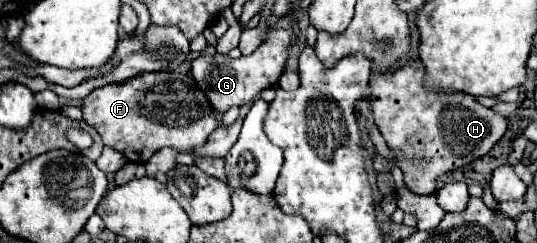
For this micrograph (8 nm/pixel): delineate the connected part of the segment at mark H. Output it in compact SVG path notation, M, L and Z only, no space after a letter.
M410 59L392 73L374 73L370 77L368 101L374 123L382 131L394 163L404 171L406 189L416 195L434 193L440 175L486 155L508 127L502 115L482 107L466 93L426 91L424 67L418 59Z

